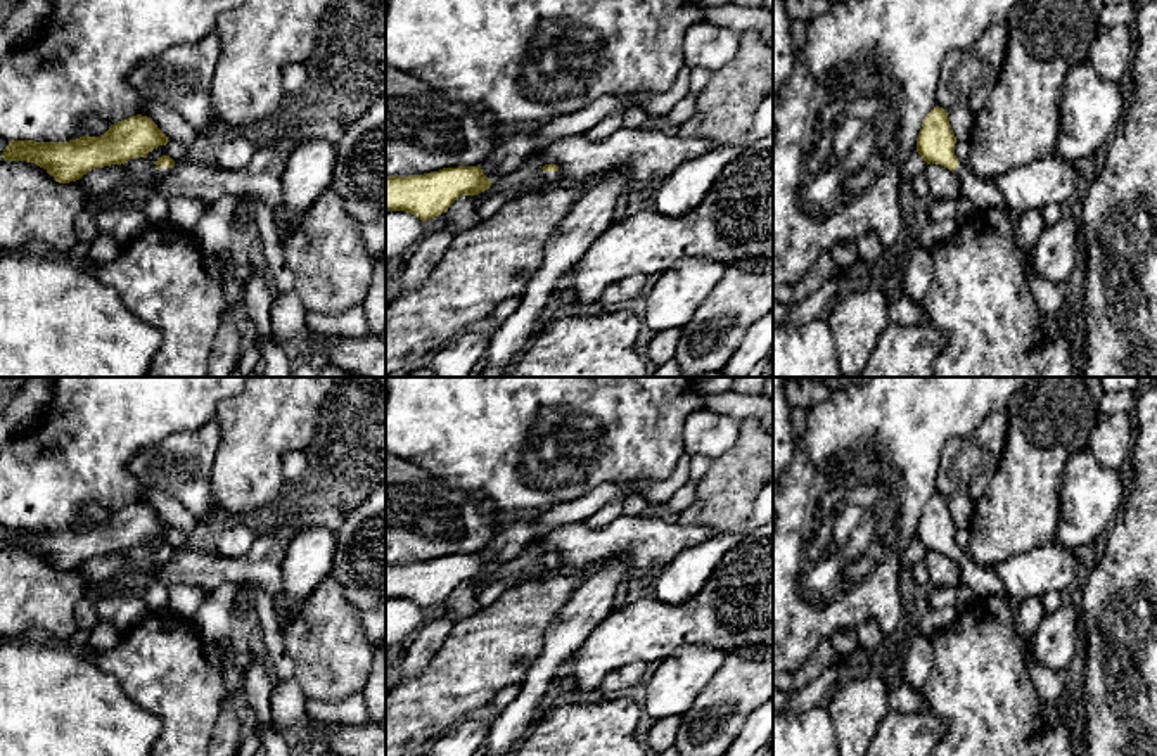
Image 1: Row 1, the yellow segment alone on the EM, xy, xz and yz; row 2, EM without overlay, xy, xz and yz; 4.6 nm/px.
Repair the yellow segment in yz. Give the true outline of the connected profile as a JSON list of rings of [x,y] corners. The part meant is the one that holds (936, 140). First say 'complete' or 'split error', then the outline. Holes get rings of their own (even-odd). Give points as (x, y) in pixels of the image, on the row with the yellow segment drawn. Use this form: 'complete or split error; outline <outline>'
split error; outline [[[936,106],[924,119],[917,138],[917,152],[927,164],[941,164],[953,171],[960,180],[960,195],[968,199],[977,209],[1007,208],[1012,220],[1019,220],[1020,213],[1010,209],[993,176],[975,175],[968,164],[960,163],[955,156],[956,137],[951,130],[948,112]]]

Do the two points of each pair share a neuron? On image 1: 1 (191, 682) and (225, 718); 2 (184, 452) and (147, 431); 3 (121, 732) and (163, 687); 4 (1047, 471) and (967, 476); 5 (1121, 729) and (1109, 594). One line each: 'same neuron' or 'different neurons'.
1: different neurons
2: different neurons
3: different neurons
4: different neurons
5: same neuron

